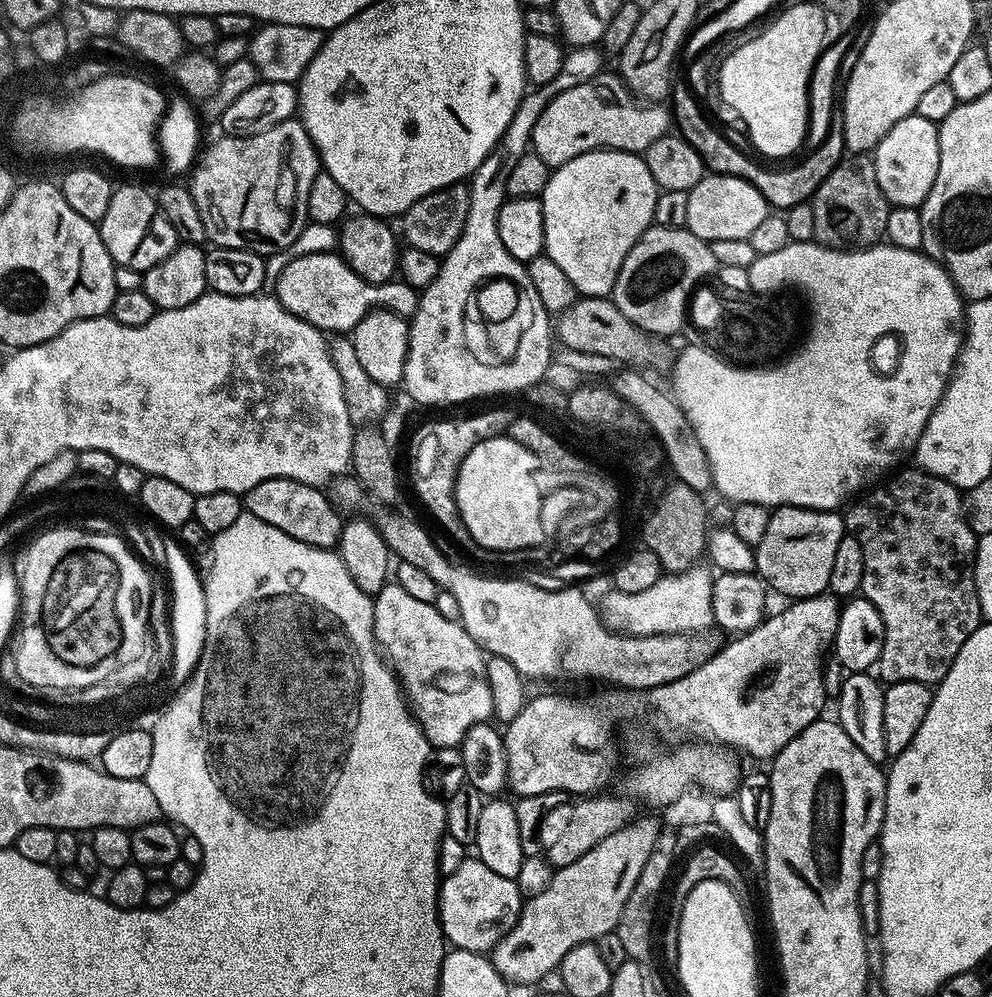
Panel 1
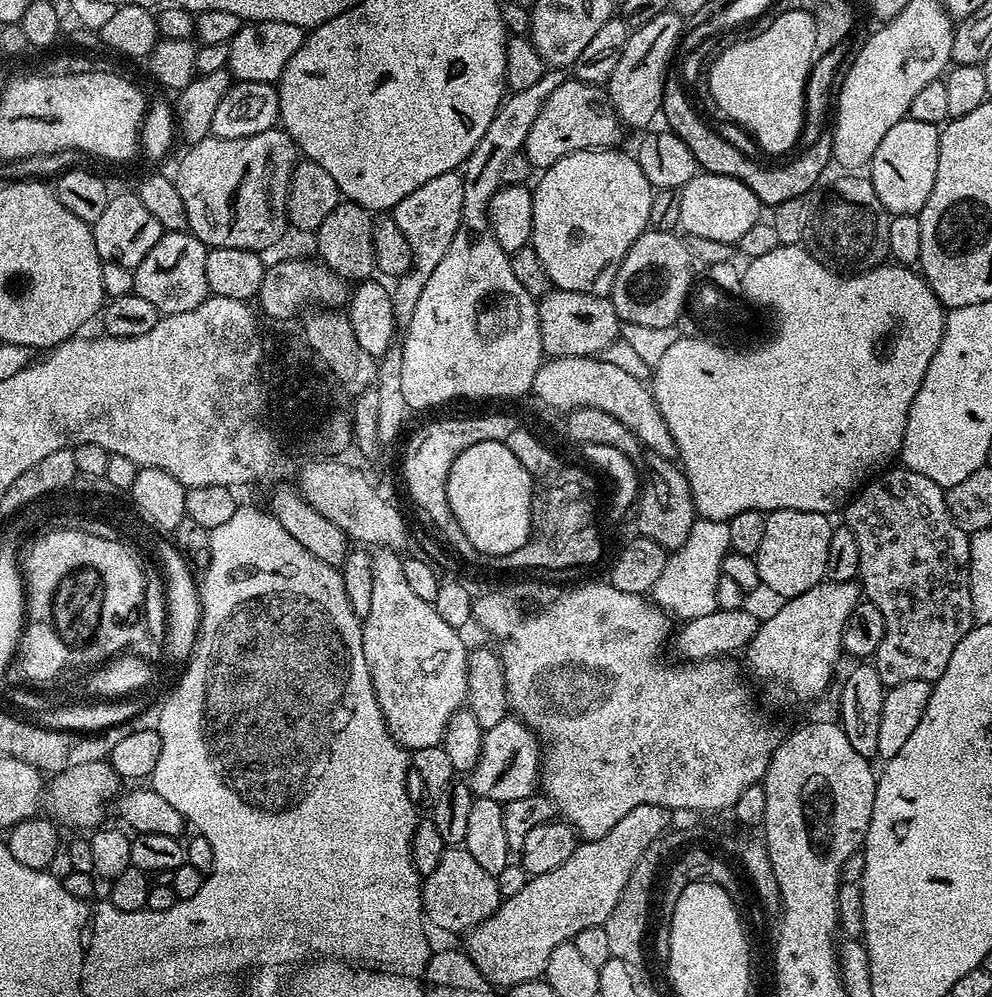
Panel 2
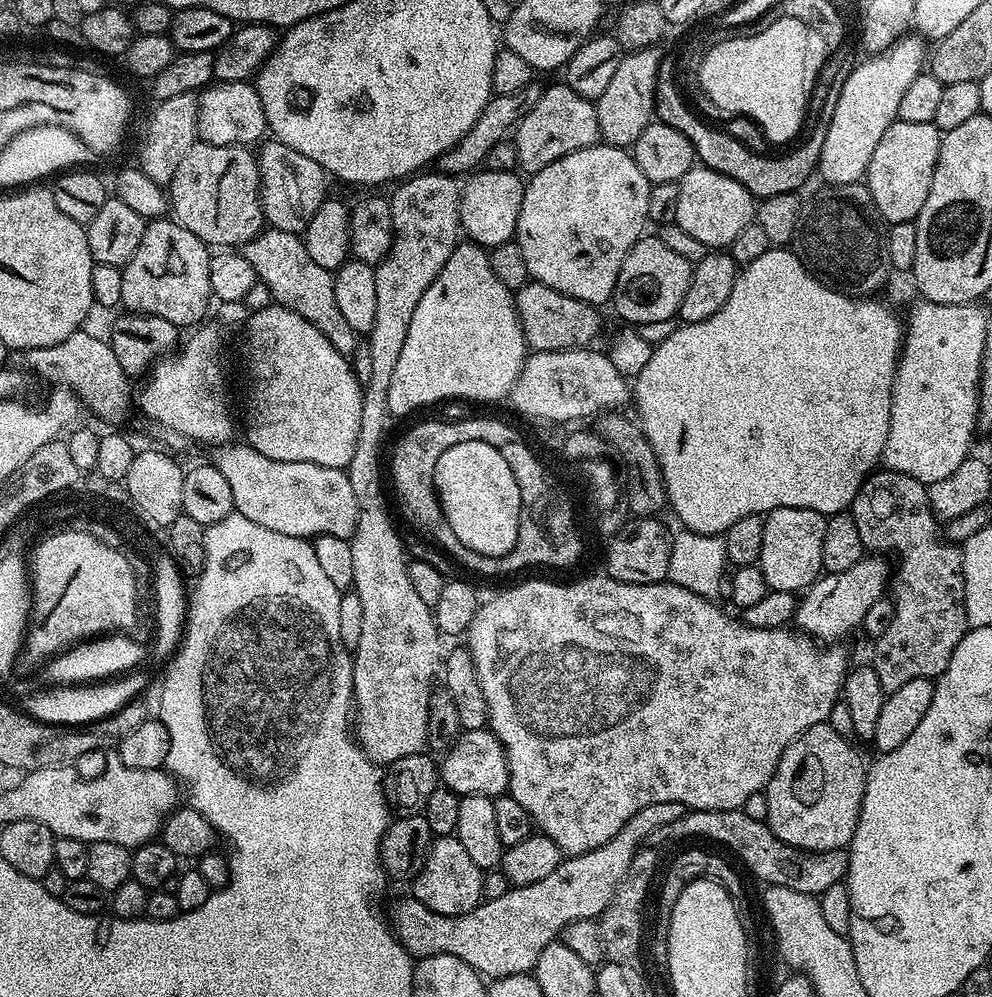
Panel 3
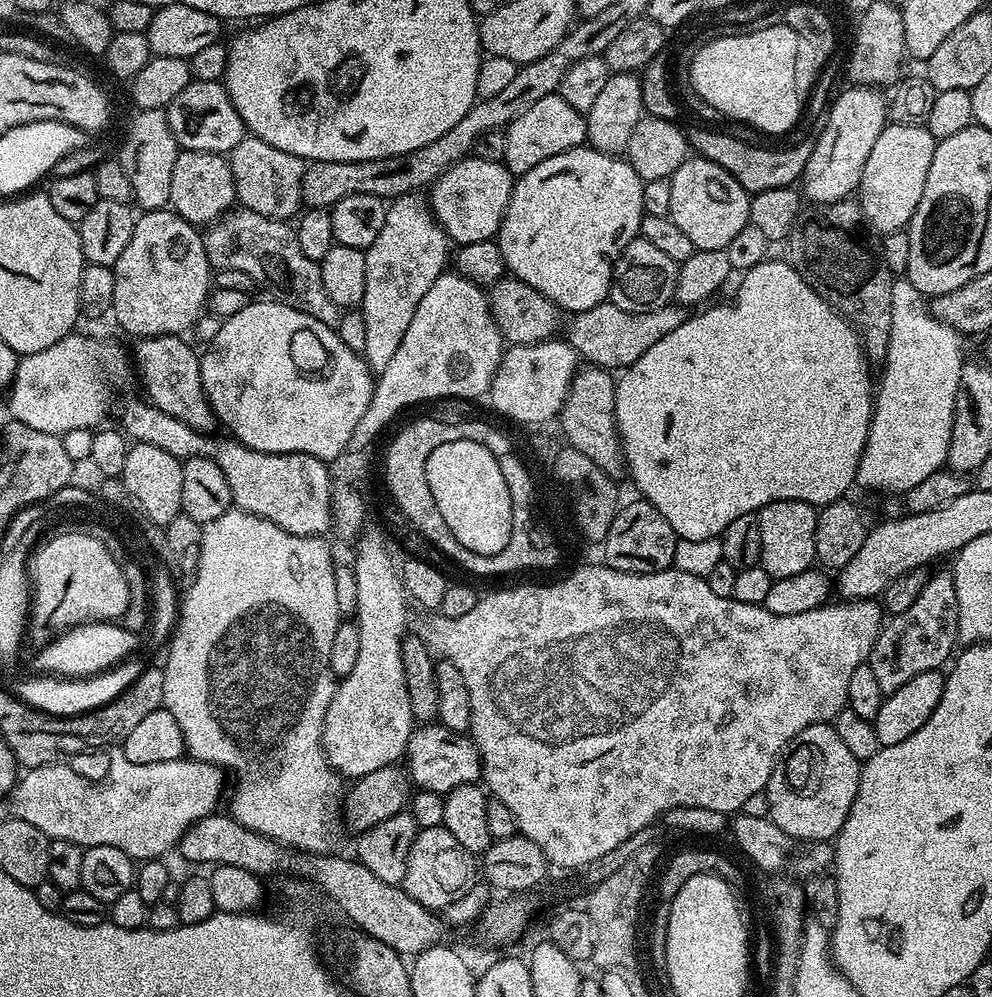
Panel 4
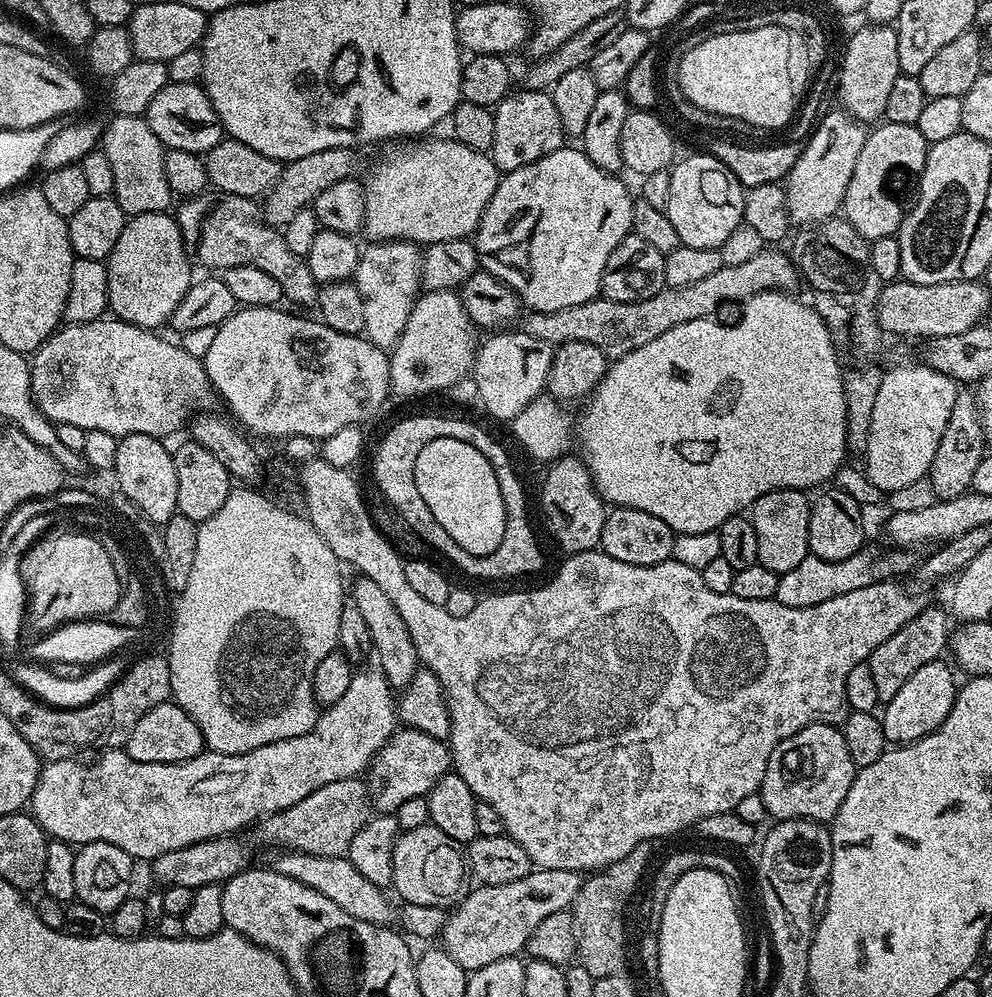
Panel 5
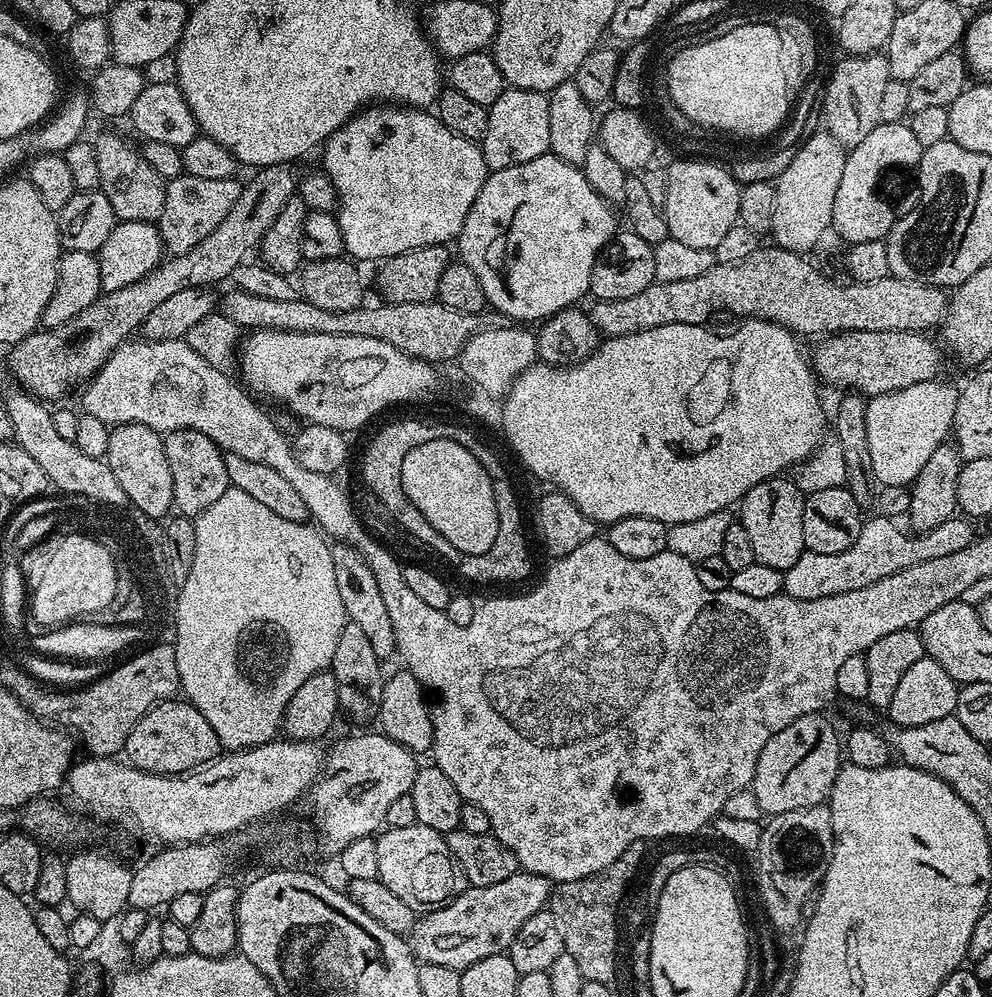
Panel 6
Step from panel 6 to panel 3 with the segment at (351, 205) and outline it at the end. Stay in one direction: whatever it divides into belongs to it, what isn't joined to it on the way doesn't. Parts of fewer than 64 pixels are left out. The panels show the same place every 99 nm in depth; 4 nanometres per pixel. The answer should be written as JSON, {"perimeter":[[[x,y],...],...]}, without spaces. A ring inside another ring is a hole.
{"perimeter":[[[480,170],[463,181],[460,194],[460,226],[469,241],[479,244],[485,250],[493,250],[515,237],[518,214],[522,214],[525,186],[525,181],[519,178],[521,179],[516,172]]]}

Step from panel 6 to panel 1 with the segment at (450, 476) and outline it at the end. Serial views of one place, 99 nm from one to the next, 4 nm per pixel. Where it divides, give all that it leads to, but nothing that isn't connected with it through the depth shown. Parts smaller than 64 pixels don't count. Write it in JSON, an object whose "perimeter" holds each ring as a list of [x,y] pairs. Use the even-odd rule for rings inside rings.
{"perimeter":[[[507,434],[490,438],[489,441],[481,442],[474,446],[462,461],[460,468],[457,470],[456,482],[456,498],[457,506],[460,511],[462,522],[466,526],[466,530],[470,532],[474,540],[482,547],[491,548],[493,550],[509,550],[516,549],[519,544],[529,544],[530,538],[537,537],[537,524],[534,522],[534,504],[532,503],[532,483],[530,482],[530,458],[527,456],[526,446],[522,442],[514,442],[514,438],[510,438]]]}

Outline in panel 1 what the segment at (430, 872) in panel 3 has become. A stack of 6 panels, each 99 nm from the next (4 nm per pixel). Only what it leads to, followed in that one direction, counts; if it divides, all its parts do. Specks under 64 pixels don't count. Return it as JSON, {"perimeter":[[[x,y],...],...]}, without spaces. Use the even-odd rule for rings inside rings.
{"perimeter":[[[466,858],[454,874],[440,882],[440,928],[452,948],[491,953],[500,939],[518,922],[522,907],[520,887],[515,880],[494,874],[478,858]]]}

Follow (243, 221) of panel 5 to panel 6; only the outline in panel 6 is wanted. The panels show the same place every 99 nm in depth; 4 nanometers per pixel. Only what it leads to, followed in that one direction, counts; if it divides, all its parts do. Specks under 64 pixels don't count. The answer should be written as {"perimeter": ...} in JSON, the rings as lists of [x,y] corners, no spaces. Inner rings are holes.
{"perimeter":[[[181,174],[165,183],[166,204],[162,206],[158,227],[165,249],[171,255],[181,256],[194,250],[194,246],[198,246],[198,242],[202,242],[202,238],[206,238],[206,234],[214,231],[218,222],[226,218],[226,214],[230,214],[230,206],[238,202],[238,194],[242,187],[241,181],[237,180],[236,178],[194,178]]]}

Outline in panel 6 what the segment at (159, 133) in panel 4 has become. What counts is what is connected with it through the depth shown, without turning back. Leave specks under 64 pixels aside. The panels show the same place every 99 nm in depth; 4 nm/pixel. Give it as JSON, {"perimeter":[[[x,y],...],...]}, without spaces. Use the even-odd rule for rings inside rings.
{"perimeter":[[[104,132],[91,141],[94,154],[98,154],[99,191],[106,194],[110,206],[114,206],[117,221],[146,222],[159,221],[162,206],[166,204],[165,179],[146,162],[143,151],[128,140],[123,140],[116,132]]]}

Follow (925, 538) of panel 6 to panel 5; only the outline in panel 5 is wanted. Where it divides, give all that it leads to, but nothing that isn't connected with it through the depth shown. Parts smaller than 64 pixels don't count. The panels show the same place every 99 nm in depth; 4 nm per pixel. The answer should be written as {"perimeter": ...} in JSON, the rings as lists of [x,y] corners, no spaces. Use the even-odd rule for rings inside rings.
{"perimeter":[[[865,546],[845,560],[823,560],[809,554],[794,566],[794,570],[779,573],[780,581],[775,600],[782,606],[805,608],[818,606],[818,602],[830,602],[830,598],[839,598],[841,594],[850,594],[850,590],[862,590],[866,586],[884,578],[900,578],[900,575],[911,573],[912,567],[918,562],[917,553],[912,550],[888,550],[881,558],[871,546]]]}

